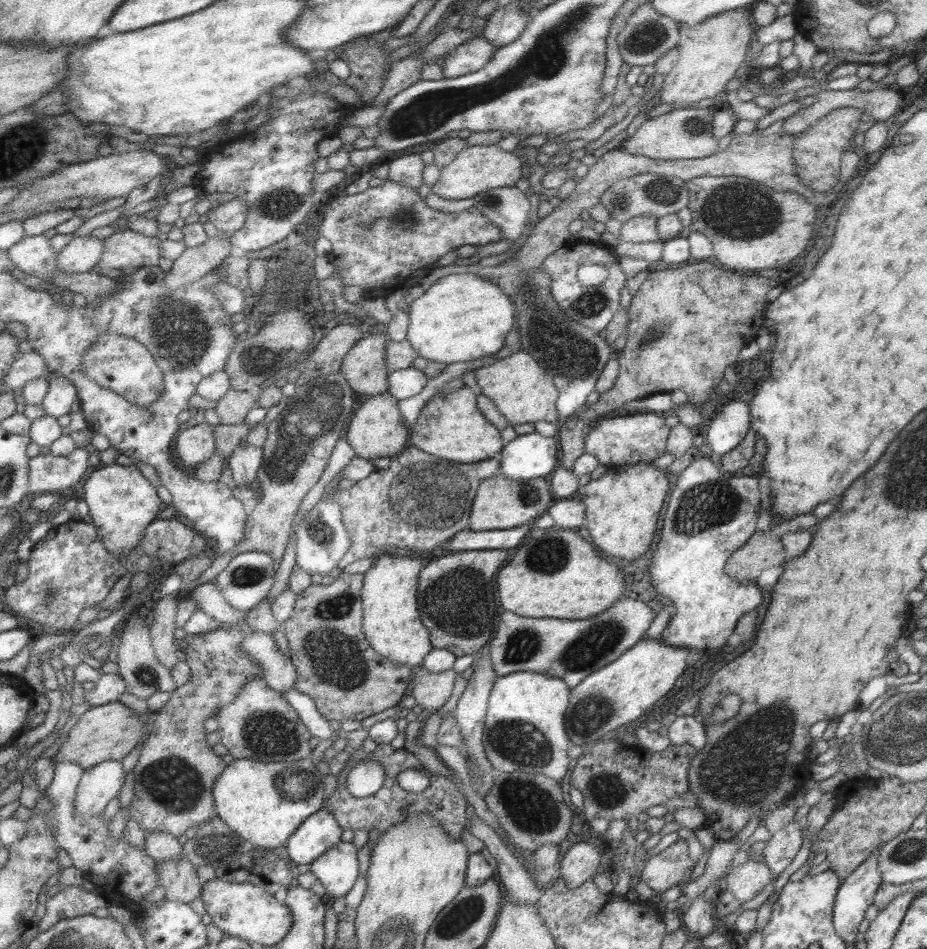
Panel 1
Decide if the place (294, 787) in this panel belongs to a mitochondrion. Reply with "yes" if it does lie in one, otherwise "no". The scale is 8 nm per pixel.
yes

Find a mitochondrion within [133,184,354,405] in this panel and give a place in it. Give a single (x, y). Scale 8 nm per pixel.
(179, 331)

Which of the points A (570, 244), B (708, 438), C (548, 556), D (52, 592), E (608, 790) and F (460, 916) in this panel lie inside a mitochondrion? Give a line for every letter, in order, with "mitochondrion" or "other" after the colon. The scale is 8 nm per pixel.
A: other
B: other
C: mitochondrion
D: mitochondrion
E: mitochondrion
F: mitochondrion

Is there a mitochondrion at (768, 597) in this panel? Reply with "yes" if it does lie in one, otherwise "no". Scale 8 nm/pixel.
no

